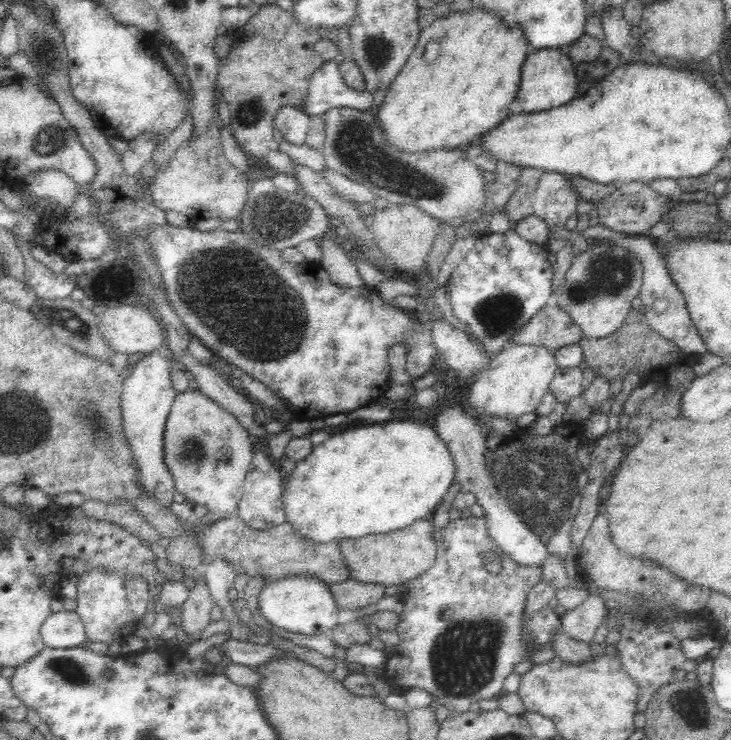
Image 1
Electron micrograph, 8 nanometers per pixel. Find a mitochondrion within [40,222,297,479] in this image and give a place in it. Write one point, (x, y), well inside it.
(69, 320)

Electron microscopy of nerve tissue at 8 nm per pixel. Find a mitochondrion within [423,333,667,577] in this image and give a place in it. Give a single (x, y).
(537, 475)

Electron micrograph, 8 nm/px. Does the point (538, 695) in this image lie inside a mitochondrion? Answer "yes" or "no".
no

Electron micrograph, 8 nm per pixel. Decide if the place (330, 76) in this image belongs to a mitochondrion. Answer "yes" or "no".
no

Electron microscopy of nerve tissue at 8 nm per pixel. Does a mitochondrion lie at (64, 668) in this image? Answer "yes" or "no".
yes

